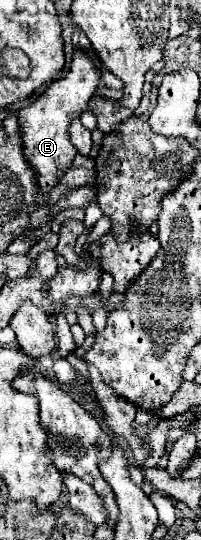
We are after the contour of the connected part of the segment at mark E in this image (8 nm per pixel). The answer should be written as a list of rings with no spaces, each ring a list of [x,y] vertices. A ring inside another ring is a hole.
[[[74,50],[68,76],[64,76],[64,80],[52,82],[38,100],[34,100],[28,108],[18,110],[24,158],[34,168],[38,190],[44,196],[50,194],[50,190],[60,184],[60,178],[72,166],[76,148],[72,148],[72,142],[68,140],[68,126],[72,124],[74,118],[80,118],[80,114],[88,110],[88,102],[96,94],[98,82],[100,82],[100,72],[98,68],[94,68],[94,60],[88,56],[88,52]]]

